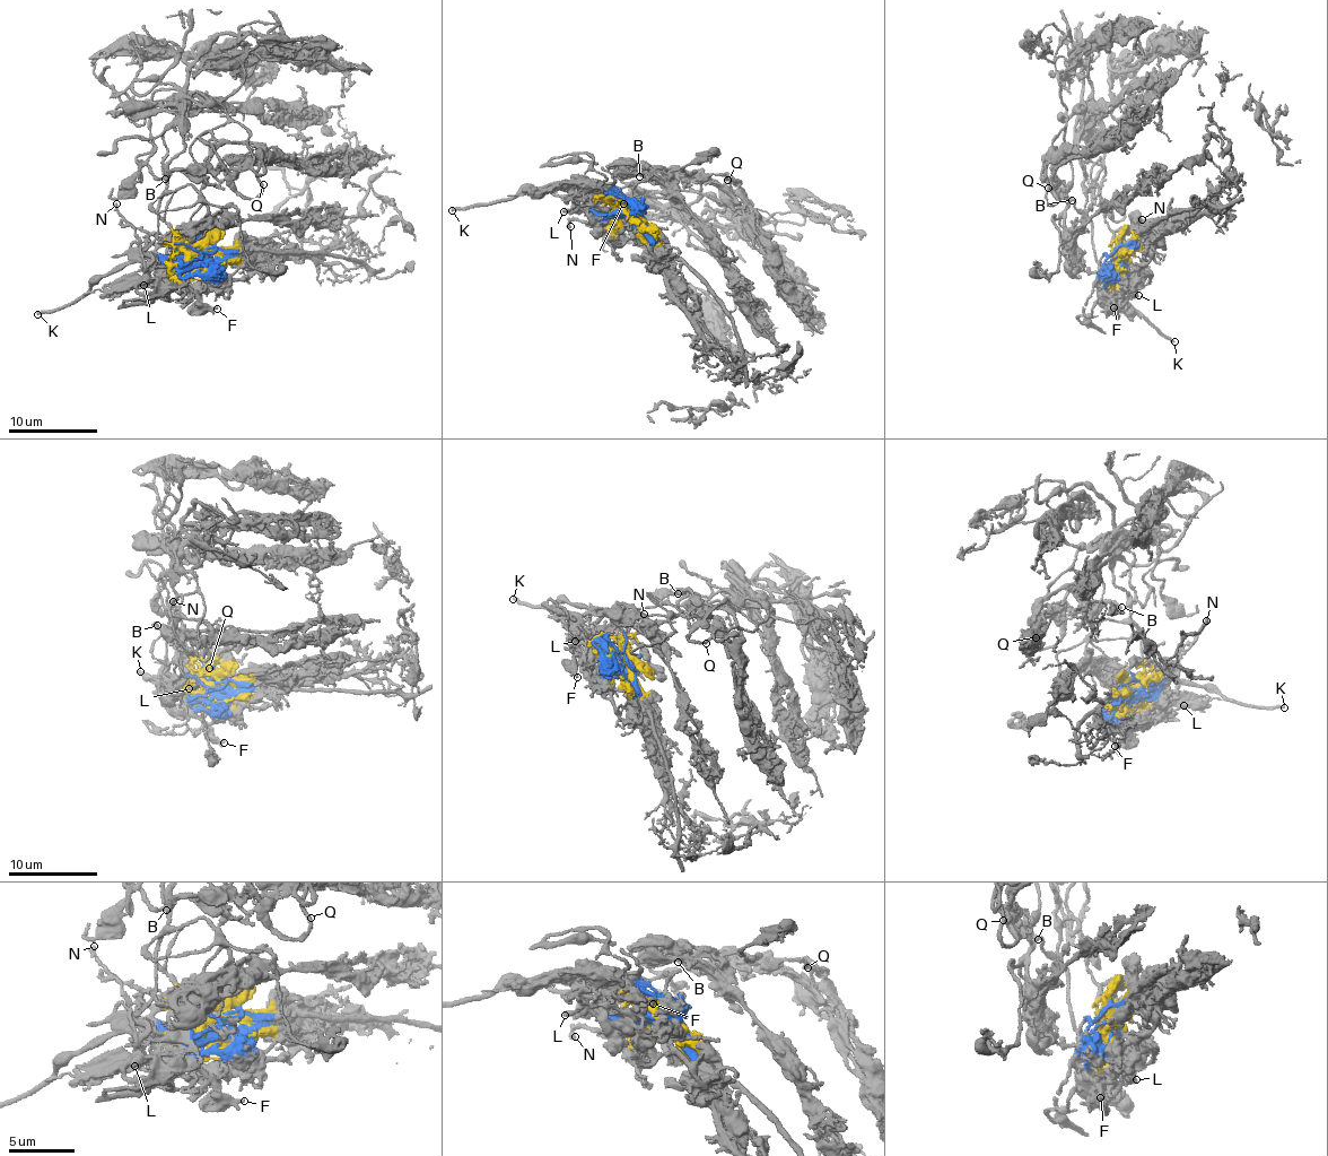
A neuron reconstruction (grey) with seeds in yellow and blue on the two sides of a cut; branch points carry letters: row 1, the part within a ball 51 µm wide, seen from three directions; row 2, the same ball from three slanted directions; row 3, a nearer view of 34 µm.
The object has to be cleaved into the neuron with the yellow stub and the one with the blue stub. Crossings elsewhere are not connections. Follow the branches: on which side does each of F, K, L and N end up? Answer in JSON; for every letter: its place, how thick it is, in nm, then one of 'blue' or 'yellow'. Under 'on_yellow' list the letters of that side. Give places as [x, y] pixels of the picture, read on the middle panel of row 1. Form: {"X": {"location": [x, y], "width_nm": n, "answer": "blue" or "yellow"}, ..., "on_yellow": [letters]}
{"F": {"location": [623, 203], "width_nm": 240, "answer": "blue"}, "K": {"location": [452, 210], "width_nm": 240, "answer": "yellow"}, "L": {"location": [564, 211], "width_nm": 280, "answer": "yellow"}, "N": {"location": [570, 226], "width_nm": 240, "answer": "yellow"}, "on_yellow": ["K", "L", "N"]}

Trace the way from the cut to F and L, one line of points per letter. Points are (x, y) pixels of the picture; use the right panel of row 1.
F: (1118, 255), (1121, 260), (1112, 269), (1104, 294), (1114, 307)
L: (1117, 254), (1115, 281), (1129, 289), (1133, 297), (1138, 295)

